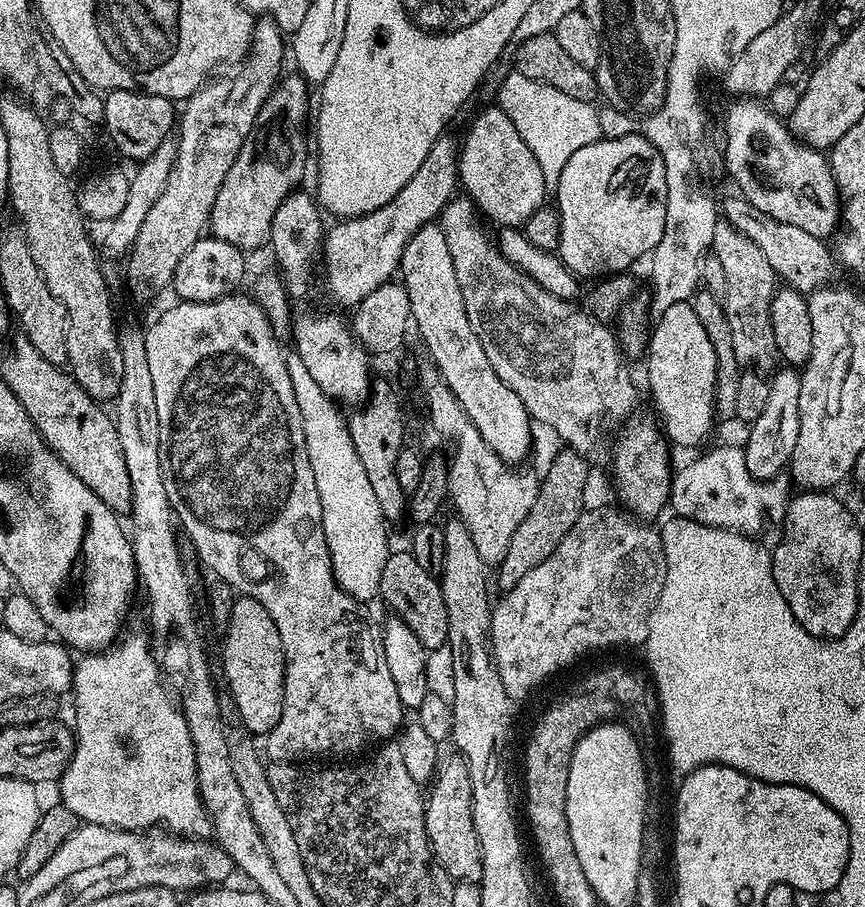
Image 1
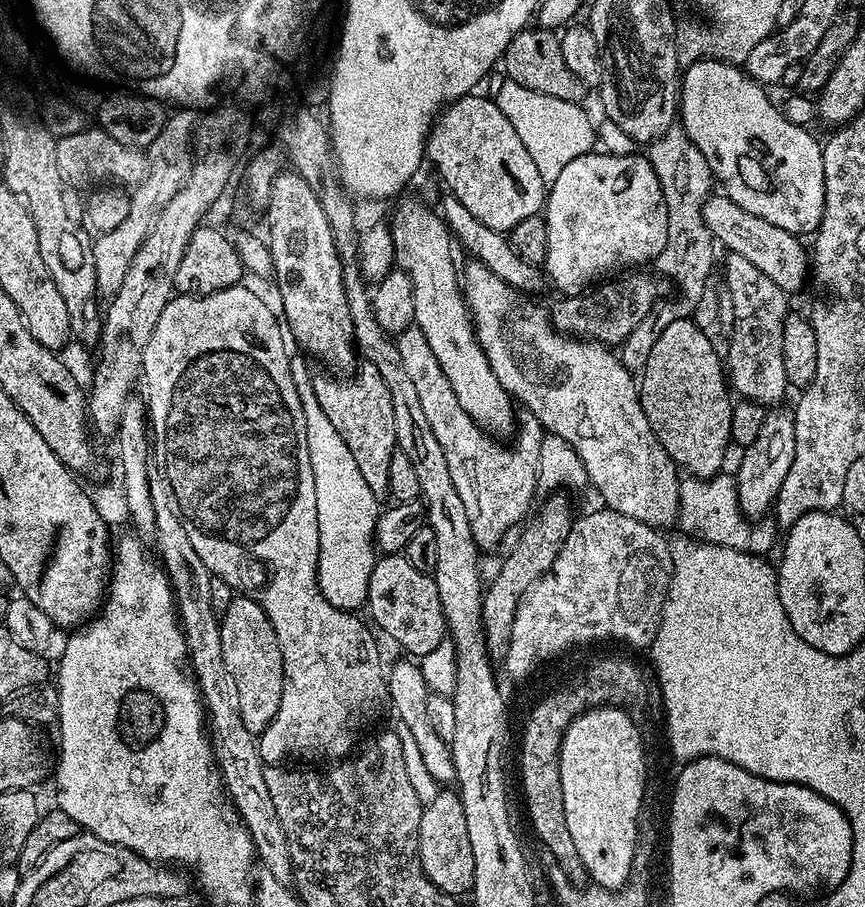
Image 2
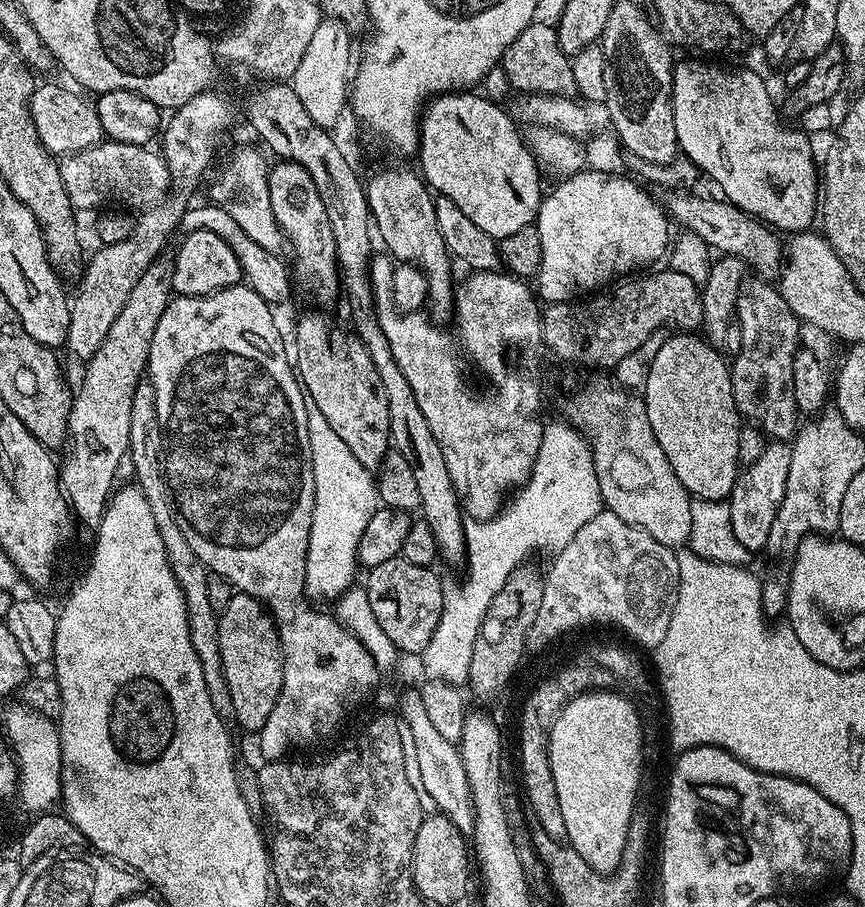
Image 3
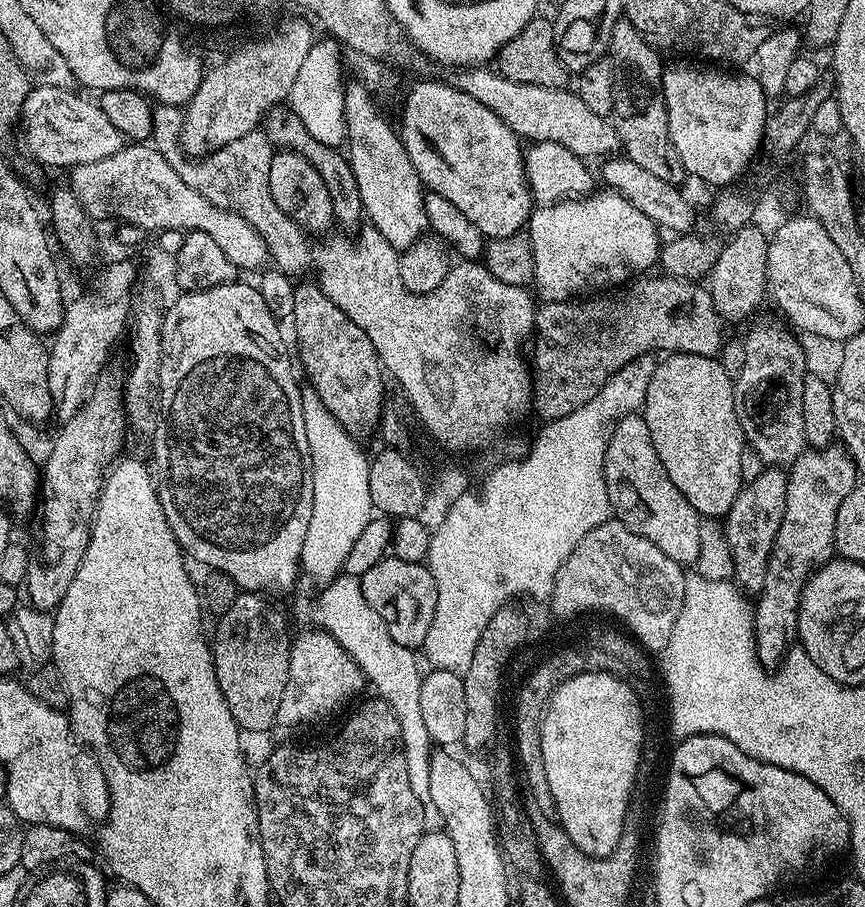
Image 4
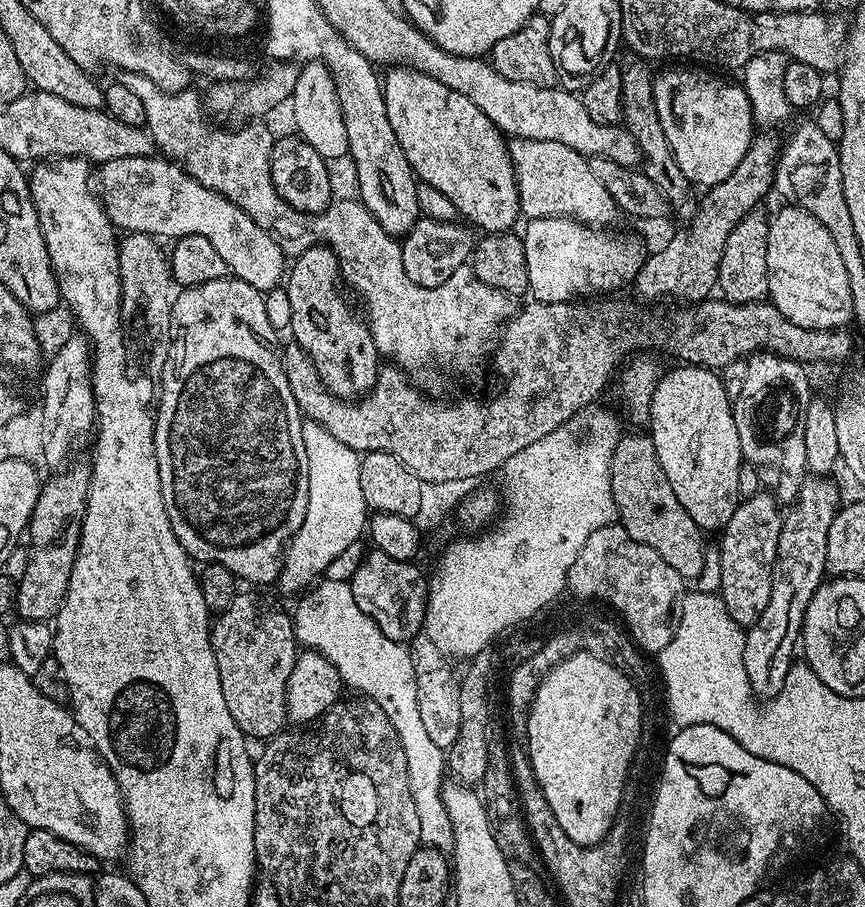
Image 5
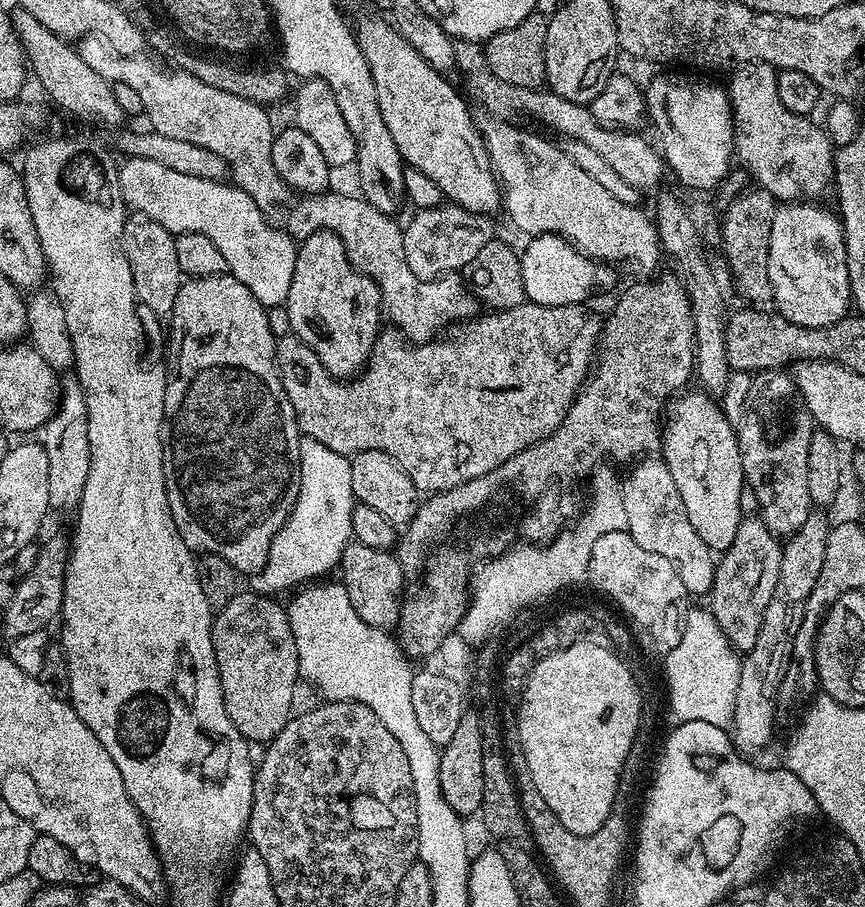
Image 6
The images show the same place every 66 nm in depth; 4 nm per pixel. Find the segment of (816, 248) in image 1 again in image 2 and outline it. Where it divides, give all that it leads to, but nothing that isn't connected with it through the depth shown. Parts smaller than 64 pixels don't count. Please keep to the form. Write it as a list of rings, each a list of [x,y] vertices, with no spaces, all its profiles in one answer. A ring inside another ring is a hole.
[[[713,194],[704,203],[704,224],[710,230],[713,241],[720,244],[729,253],[742,254],[744,258],[754,262],[774,286],[783,292],[795,294],[804,284],[808,272],[810,276],[810,252],[804,249],[804,244],[797,233],[782,230],[780,224],[766,222],[766,218],[758,218],[758,214],[750,214],[750,210],[742,210],[738,202],[729,196]]]

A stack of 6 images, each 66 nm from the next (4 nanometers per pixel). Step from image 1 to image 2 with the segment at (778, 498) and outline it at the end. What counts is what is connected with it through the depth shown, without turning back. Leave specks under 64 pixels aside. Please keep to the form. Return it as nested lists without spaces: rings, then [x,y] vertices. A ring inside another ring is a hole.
[[[724,475],[681,479],[679,527],[684,527],[681,529],[693,540],[706,540],[710,544],[730,546],[753,554],[767,553],[767,548],[776,540],[777,525],[772,522],[749,523],[740,513],[735,479],[731,475]]]

